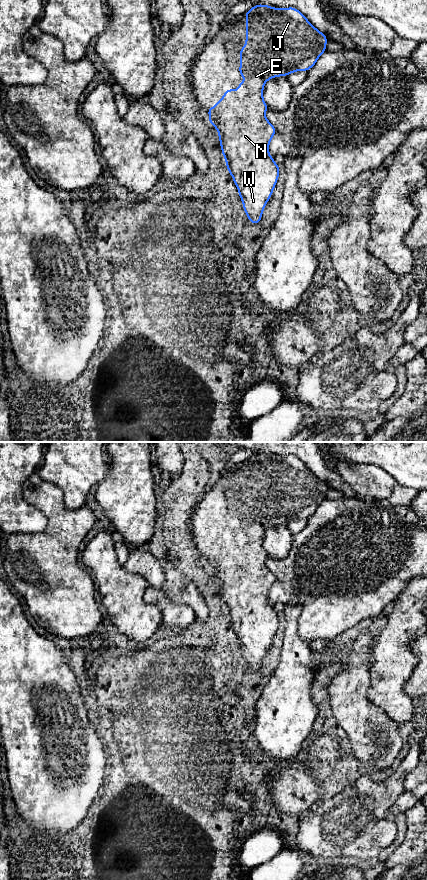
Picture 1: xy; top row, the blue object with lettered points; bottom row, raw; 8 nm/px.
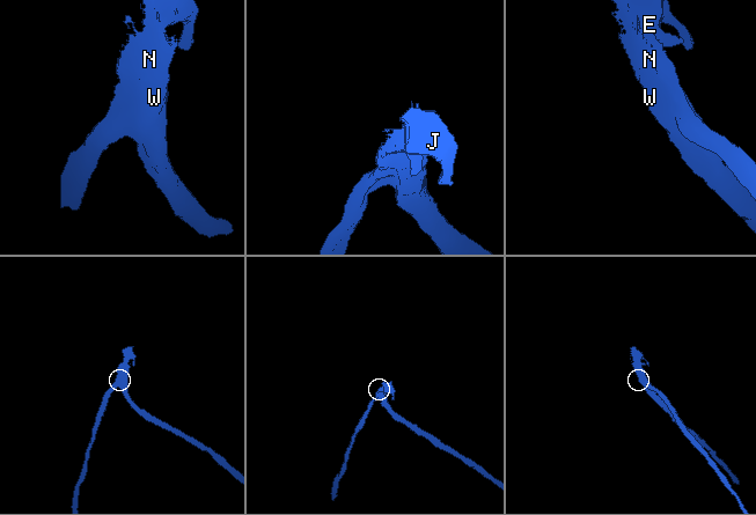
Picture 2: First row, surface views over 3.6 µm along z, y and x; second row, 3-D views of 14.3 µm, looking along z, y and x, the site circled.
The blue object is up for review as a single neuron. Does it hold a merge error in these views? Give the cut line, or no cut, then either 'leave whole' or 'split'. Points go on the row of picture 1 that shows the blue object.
no cut | leave whole

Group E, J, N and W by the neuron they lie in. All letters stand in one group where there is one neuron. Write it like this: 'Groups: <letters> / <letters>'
Groups: E J N W

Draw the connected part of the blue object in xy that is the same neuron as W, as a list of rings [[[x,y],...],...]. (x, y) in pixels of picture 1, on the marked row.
[[[257,4],[253,6],[249,11],[245,12],[245,16],[246,16],[246,32],[247,32],[246,37],[247,38],[245,39],[246,45],[240,48],[240,68],[238,70],[239,74],[241,74],[244,77],[244,82],[238,84],[237,91],[235,89],[227,89],[226,92],[223,94],[222,99],[218,101],[215,106],[212,106],[210,109],[208,109],[207,113],[209,114],[209,123],[213,125],[218,131],[219,142],[221,144],[221,151],[223,156],[225,157],[227,170],[231,174],[235,185],[238,187],[238,193],[243,203],[244,212],[246,213],[248,220],[252,224],[259,224],[263,214],[264,207],[269,201],[273,193],[274,187],[279,178],[279,171],[281,169],[269,154],[269,143],[272,137],[275,135],[276,129],[267,120],[265,116],[268,106],[263,100],[264,84],[269,79],[274,77],[288,76],[289,74],[295,71],[308,71],[309,69],[311,69],[317,62],[318,58],[327,50],[326,49],[327,36],[321,33],[318,29],[316,29],[302,13],[294,7],[288,7],[288,8],[282,9],[282,8],[274,8],[268,5]]]

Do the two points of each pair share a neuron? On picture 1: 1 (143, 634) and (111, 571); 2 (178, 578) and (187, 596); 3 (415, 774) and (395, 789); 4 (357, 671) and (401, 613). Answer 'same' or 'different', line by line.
1: same
2: same
3: different
4: different

